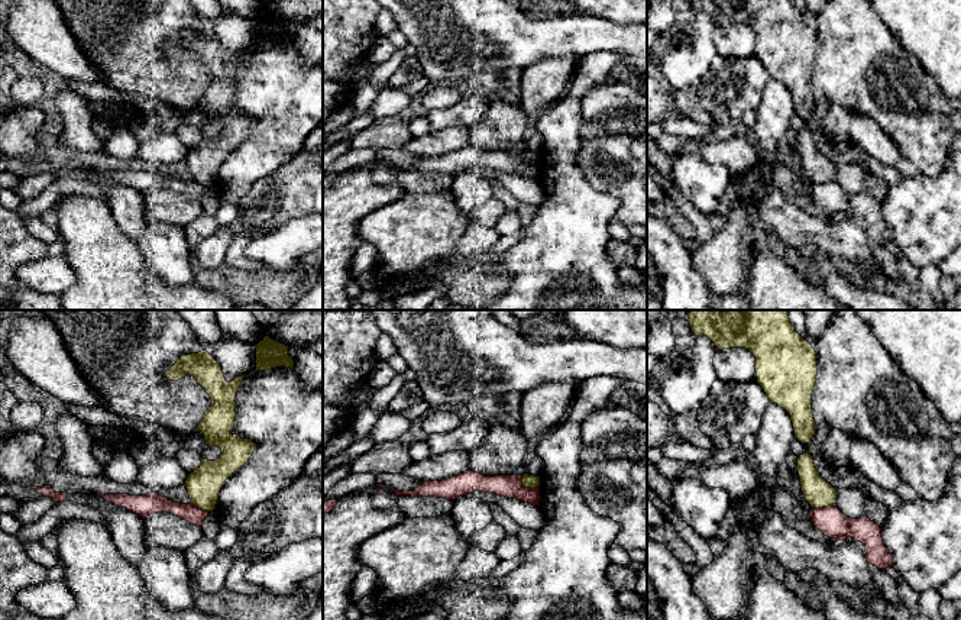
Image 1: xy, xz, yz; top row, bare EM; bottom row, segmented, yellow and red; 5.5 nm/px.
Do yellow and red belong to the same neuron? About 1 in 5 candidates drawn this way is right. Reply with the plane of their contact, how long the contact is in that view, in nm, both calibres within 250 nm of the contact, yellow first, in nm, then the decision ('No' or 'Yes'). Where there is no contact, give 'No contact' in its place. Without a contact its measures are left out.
Touches yellow in xz. Shared border 120 nm. Thickness 80 nm (yellow) against 130 nm. No

